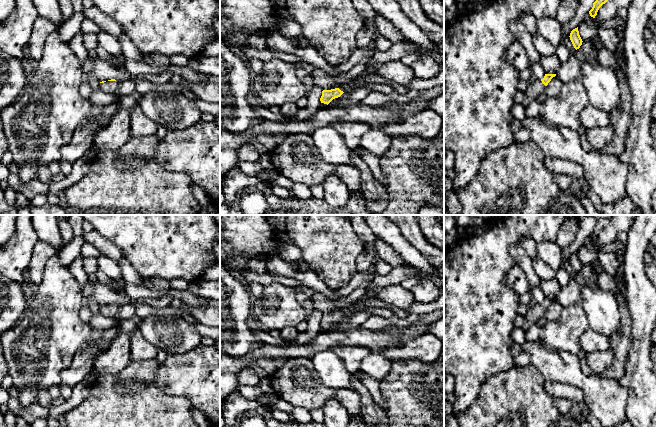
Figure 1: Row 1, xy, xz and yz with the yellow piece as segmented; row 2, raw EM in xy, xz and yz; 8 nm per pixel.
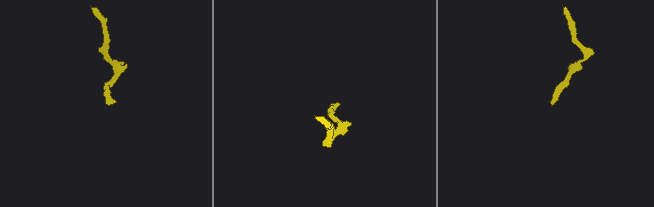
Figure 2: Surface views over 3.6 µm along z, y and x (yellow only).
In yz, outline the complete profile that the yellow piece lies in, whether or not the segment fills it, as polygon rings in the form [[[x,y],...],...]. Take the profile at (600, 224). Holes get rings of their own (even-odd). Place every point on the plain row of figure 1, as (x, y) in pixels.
[[[610,219],[609,220],[598,220],[596,225],[593,227],[592,233],[589,235],[590,240],[595,242],[599,232],[603,228],[605,228],[609,224],[609,222],[610,222]]]

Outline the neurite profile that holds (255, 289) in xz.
[[[252,282],[247,284],[247,287],[253,299],[258,299],[261,297],[263,289],[264,289],[264,285],[257,282]]]

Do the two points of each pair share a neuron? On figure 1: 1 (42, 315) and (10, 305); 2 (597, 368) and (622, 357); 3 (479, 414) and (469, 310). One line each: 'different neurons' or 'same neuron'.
1: different neurons
2: different neurons
3: different neurons

